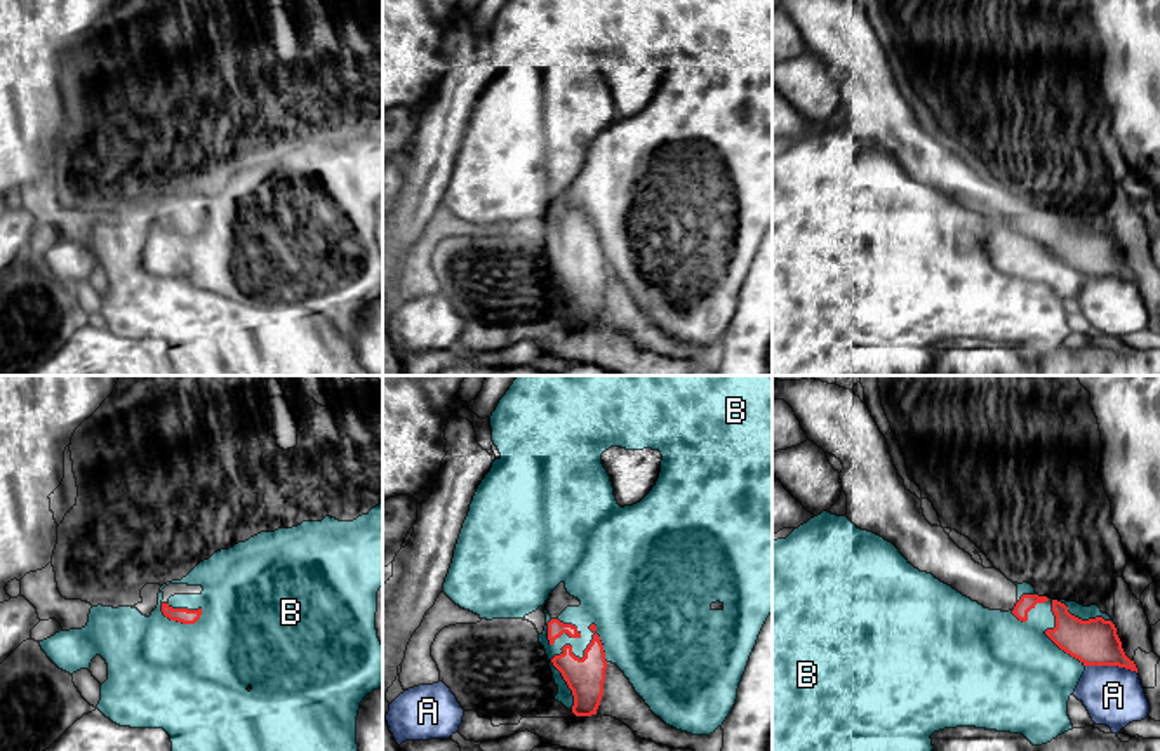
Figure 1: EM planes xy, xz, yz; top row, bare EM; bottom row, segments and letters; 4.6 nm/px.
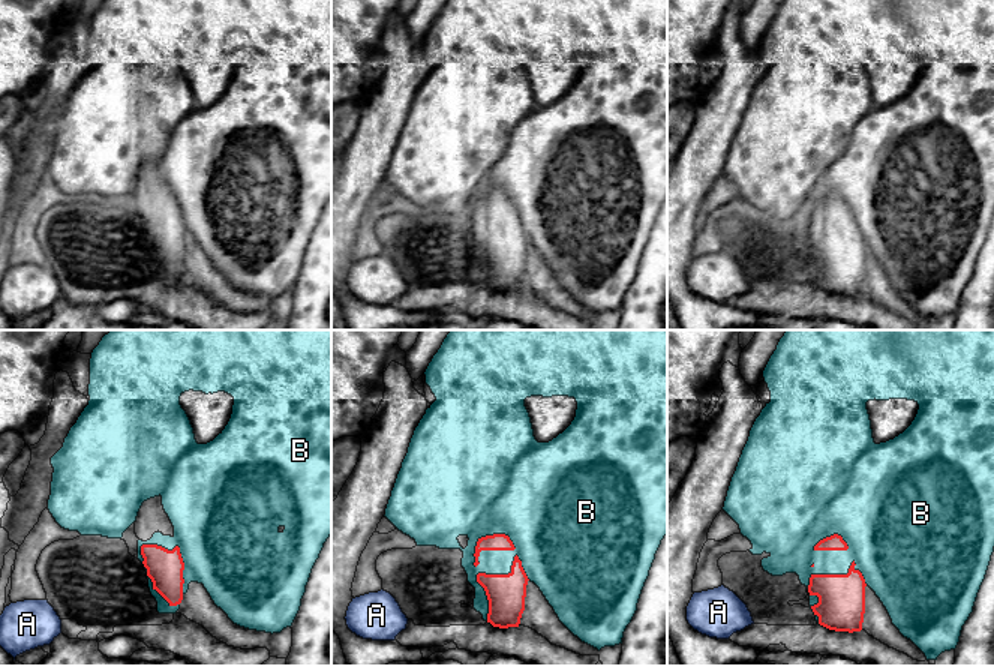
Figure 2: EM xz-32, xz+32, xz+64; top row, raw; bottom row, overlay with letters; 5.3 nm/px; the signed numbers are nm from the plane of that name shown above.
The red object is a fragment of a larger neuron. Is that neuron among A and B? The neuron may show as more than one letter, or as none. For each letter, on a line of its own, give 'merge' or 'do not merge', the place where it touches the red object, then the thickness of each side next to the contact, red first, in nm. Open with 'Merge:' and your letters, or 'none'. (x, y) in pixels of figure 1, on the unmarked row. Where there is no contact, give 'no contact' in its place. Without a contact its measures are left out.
Merge: none
A: do not merge | yz (1112, 275) | 220/280 nm
B: do not merge | xz (562, 259) | 180/160 nm

